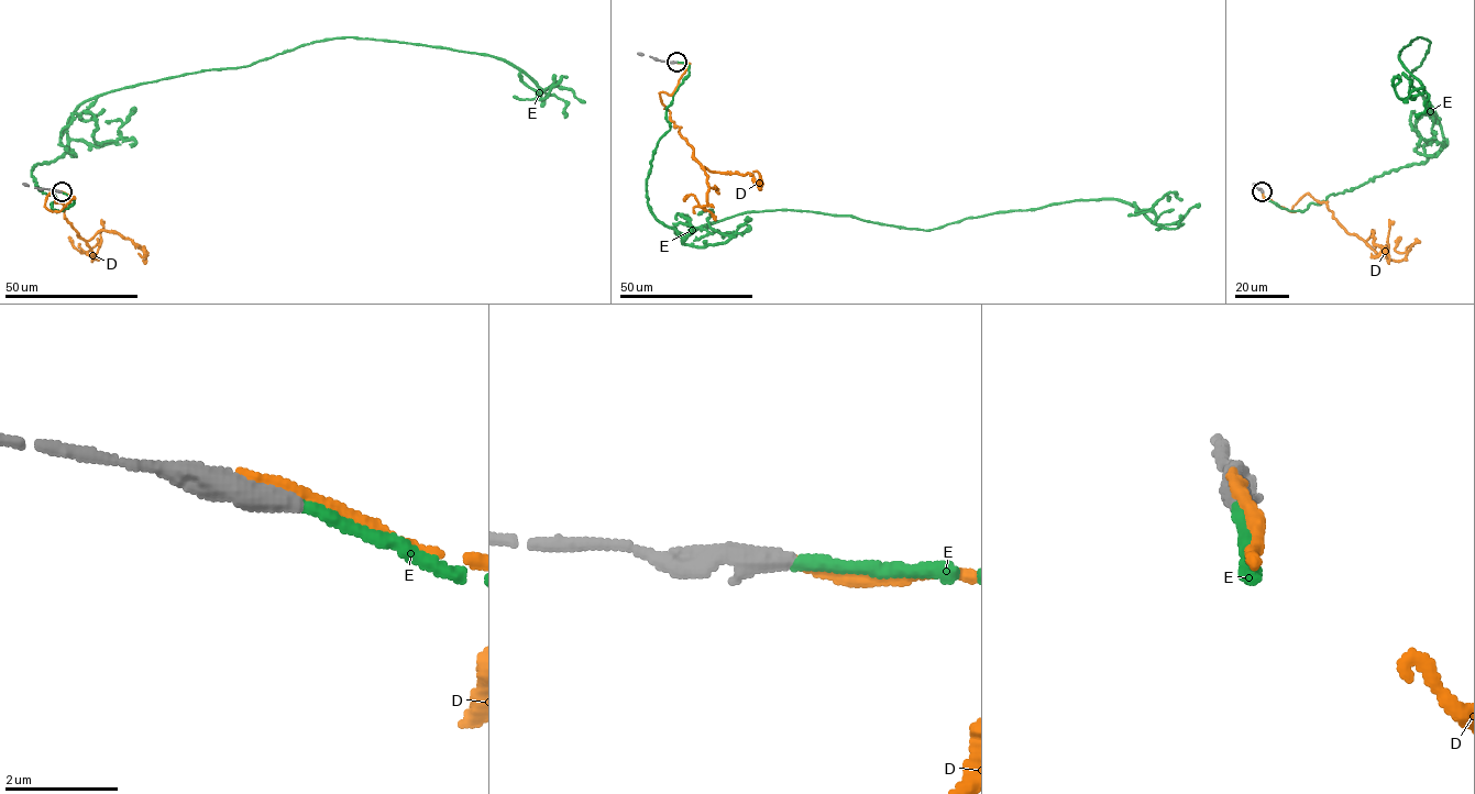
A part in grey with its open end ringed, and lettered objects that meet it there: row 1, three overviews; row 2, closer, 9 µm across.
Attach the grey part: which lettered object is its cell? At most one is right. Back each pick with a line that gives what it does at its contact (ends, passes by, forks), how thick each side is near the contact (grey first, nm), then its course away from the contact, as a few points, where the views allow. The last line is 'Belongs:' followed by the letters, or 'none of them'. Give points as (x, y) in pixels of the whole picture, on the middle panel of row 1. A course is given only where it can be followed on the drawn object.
E: It ends there. Thickness 400 nm (grey) against 220 nm. Its course: (677, 62), (647, 197), (682, 243), (744, 212), (924, 230), (1119, 199), (1154, 223), (1181, 200)
Belongs: E

